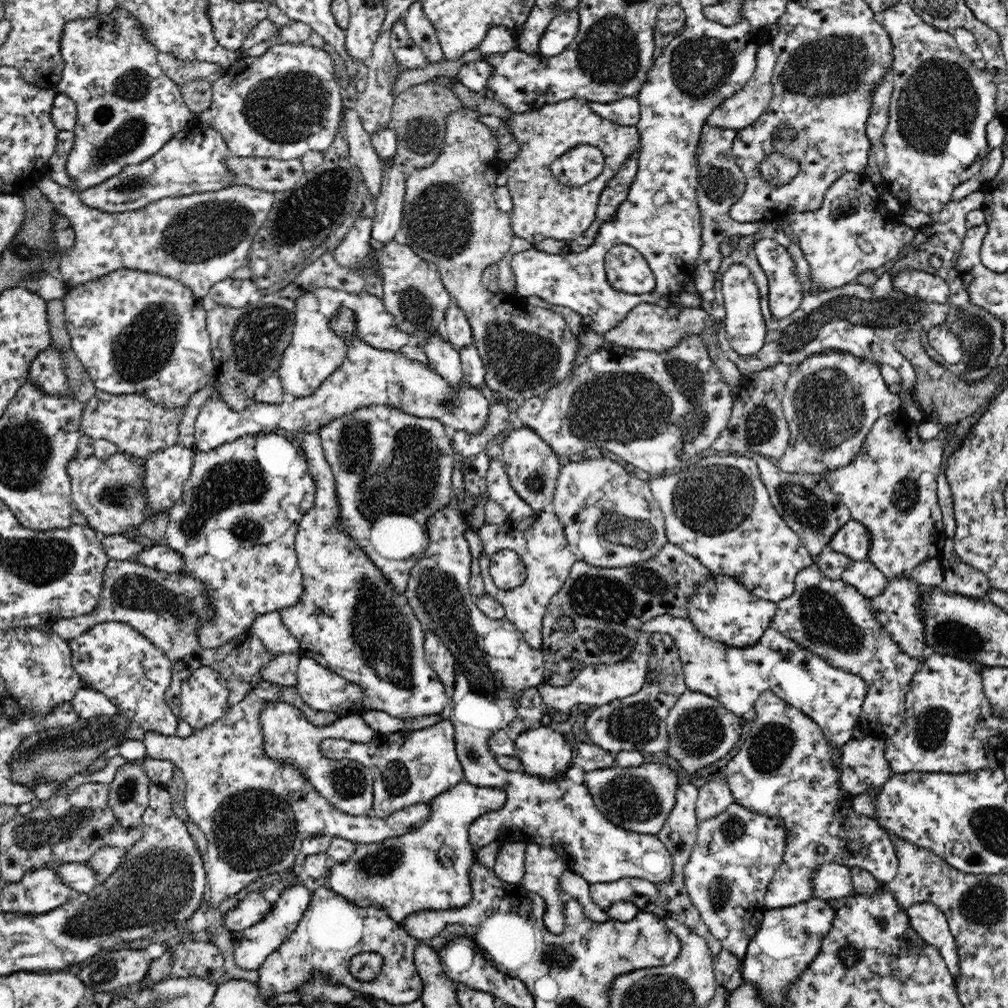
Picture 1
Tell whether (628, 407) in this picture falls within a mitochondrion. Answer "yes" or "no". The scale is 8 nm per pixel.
yes

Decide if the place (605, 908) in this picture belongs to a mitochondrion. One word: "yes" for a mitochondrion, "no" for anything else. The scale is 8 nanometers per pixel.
no

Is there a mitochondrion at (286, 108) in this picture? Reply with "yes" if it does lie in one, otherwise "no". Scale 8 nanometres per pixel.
yes

